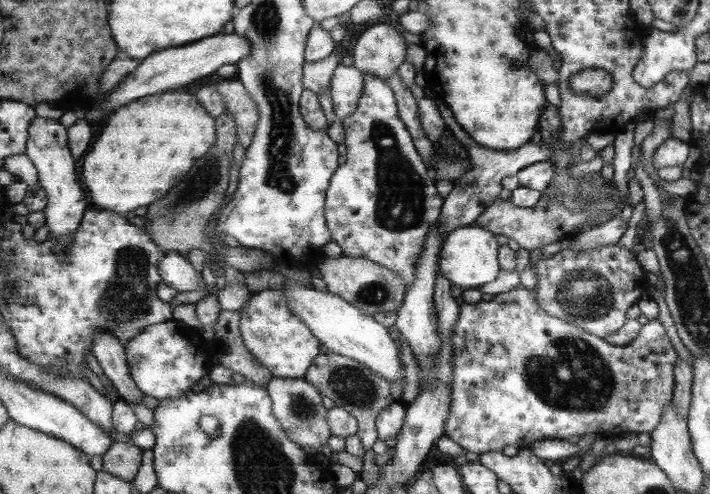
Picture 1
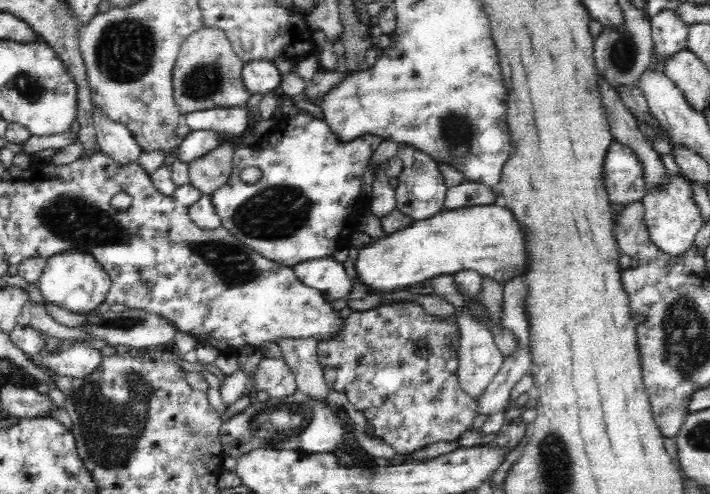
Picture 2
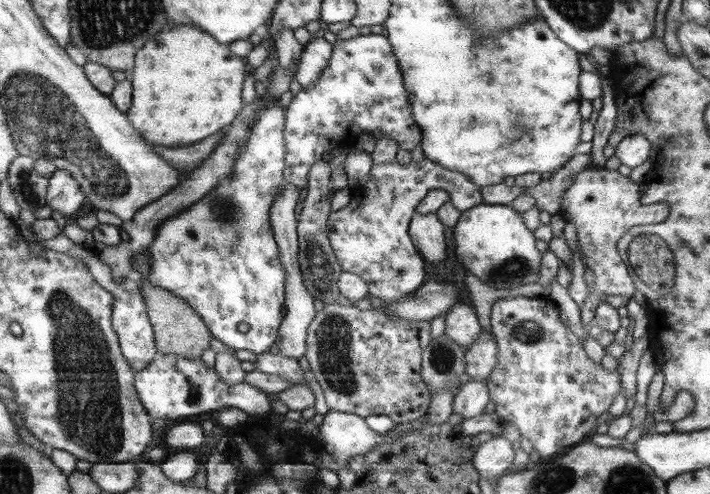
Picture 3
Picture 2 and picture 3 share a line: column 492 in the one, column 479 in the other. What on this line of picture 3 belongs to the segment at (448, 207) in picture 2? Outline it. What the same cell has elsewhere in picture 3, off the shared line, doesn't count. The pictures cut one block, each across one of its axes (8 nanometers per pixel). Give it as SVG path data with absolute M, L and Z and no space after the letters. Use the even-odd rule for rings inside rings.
M426 156L419 162L412 160L409 165L400 165L396 160L374 164L369 175L366 184L351 188L352 197L347 206L329 214L327 224L329 240L343 272L355 273L356 276L362 277L369 284L371 296L379 298L386 304L392 304L416 292L416 288L420 288L428 279L424 257L420 257L420 250L416 248L415 242L412 242L410 232L411 218L416 214L415 208L419 202L433 188L443 188L451 197L453 204L463 213L465 210L482 205L482 195L480 187L470 182L465 174L444 168Z

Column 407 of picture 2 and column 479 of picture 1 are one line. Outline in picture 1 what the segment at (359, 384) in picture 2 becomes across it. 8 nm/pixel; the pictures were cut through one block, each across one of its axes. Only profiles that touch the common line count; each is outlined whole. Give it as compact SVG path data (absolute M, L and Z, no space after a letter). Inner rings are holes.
M522 283L519 286L508 293L498 294L494 298L494 300L490 300L489 302L481 301L480 303L464 303L461 306L461 312L459 313L458 320L456 320L456 324L452 326L452 336L450 336L450 341L452 341L452 345L454 345L454 356L453 359L453 374L455 374L455 378L452 380L452 388L450 388L450 400L451 400L451 408L450 412L448 412L448 420L446 420L446 426L444 426L444 434L450 438L450 440L454 440L457 442L462 448L470 452L476 452L476 454L481 455L483 452L503 452L505 446L515 446L519 449L529 448L530 444L536 442L537 440L544 439L556 439L558 442L566 442L567 438L570 436L581 436L582 434L594 434L596 435L607 435L611 439L619 438L623 434L629 433L651 433L656 430L656 425L660 423L660 419L662 419L662 415L664 415L664 407L666 407L666 403L673 399L672 393L675 390L675 365L678 364L679 356L674 348L672 342L670 342L670 338L667 336L667 332L665 327L662 325L659 318L654 318L654 320L648 320L647 324L643 324L642 328L640 328L639 335L632 339L629 345L613 345L610 344L607 340L604 340L598 336L594 336L594 334L590 332L586 332L586 330L580 328L578 325L568 324L566 320L560 320L560 318L556 318L556 316L550 316L550 314L544 312L543 309L540 309L540 306L537 304L536 294L533 291L529 292L524 288Z

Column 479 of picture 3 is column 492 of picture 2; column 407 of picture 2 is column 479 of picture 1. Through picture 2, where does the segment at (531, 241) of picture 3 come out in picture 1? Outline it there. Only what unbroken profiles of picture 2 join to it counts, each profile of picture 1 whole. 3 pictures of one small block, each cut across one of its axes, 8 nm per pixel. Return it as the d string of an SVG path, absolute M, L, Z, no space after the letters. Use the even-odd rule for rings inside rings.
M470 225L453 230L445 236L445 242L439 253L439 272L443 278L450 280L450 284L466 291L469 289L480 289L484 284L490 284L496 279L502 266L498 266L498 242L494 233L488 229L479 228L477 225Z

